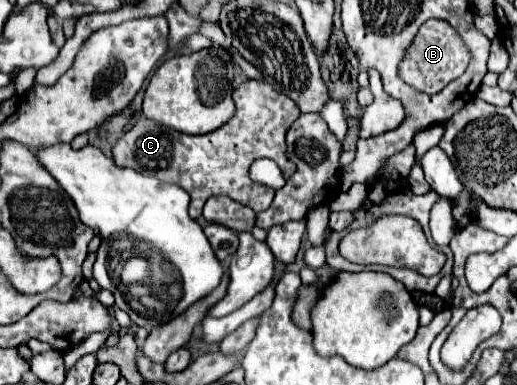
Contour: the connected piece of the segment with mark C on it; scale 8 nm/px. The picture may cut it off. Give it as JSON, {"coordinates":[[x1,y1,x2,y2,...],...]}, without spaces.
{"coordinates":[[249,79,245,81,243,85,239,85,235,91,233,91,233,99,235,99,235,117,225,123,223,127,211,131,211,133,205,133,205,135,185,135,185,133,179,133,175,129,169,129,169,127,163,127,159,125,157,121,151,121,147,117,141,117,129,131,125,131,117,141,115,145,111,147,111,153,113,153,113,159,115,163,119,163,121,167,133,167,135,171,143,173,143,175,153,175,157,177,159,181,163,183,177,183,179,187,183,187,189,195,191,195,191,205,189,205,189,215,193,219,199,219,201,217,201,211,203,211,203,205,205,201,211,197,211,195,227,195,247,207,251,207,255,213,259,211,265,211,271,201,273,201,273,195,275,195,275,189,267,187,267,185,261,185,257,181,253,181,249,177,249,167,255,159,261,159,261,157,269,157,273,159,279,167,281,167,281,173,285,179,289,179,293,173,295,173,295,163,287,159,287,145,285,145,285,131,287,127,299,117,299,107,293,99,289,99,287,95,271,89,271,85,267,85,265,81,257,81,257,79]]}

